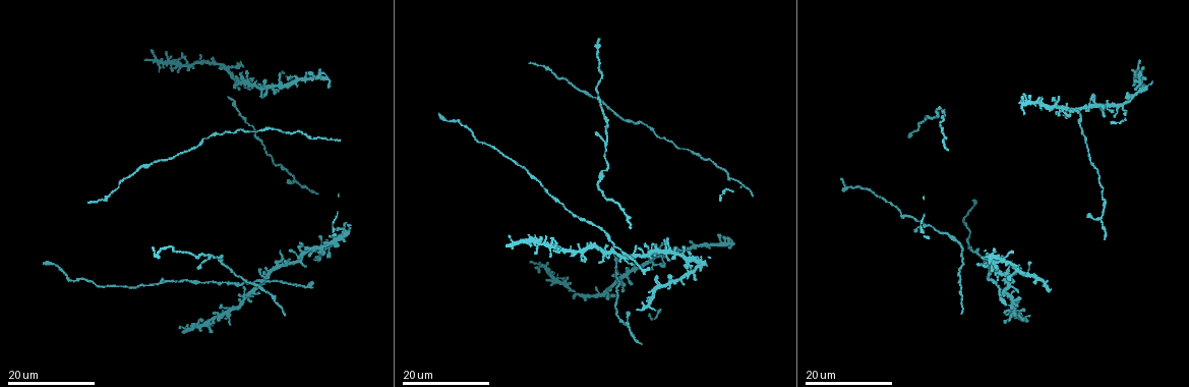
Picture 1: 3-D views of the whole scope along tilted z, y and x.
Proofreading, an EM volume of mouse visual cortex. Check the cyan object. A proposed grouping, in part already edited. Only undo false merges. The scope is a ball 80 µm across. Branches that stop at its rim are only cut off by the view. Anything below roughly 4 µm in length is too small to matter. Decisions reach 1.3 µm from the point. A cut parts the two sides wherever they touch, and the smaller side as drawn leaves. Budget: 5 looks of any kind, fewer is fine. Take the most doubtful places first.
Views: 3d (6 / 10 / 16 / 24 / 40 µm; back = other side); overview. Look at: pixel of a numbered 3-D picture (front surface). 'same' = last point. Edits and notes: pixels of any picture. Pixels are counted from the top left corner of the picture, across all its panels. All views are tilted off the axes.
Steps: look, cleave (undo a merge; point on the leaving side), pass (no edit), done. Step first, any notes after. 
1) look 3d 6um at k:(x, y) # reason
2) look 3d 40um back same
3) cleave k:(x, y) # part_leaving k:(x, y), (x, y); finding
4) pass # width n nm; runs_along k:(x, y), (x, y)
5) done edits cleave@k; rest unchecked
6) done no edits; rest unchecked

look 3d 24um at 1:(731, 177) # two arms at a narrow angle

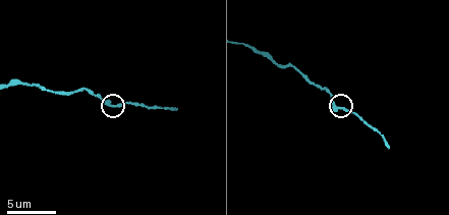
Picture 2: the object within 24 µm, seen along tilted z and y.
look 3d 6um at 2:(342, 110) # zoom in

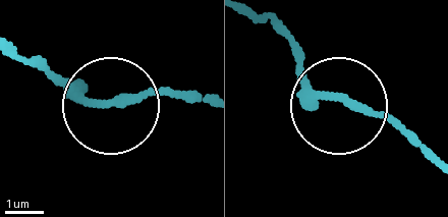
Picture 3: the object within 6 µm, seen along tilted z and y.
pass # width 190 nm; runs_along 3:(23, 59), (102, 103), (206, 93); all the same neuron

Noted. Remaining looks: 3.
look 3d 16um at 1:(1081, 117) # sudden change in width

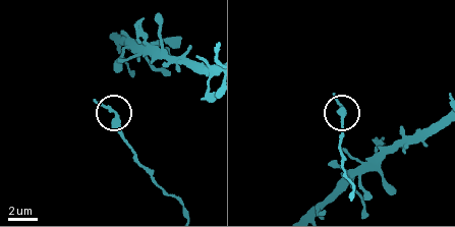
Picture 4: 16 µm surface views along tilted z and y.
look 3d 6um at 4:(113, 112)

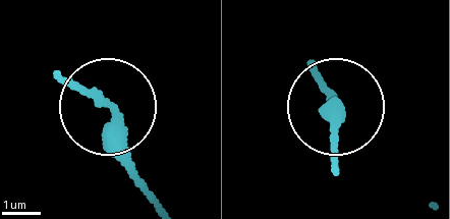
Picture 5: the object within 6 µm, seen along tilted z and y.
pass # runs_along 5:(156, 202), (130, 169), (107, 106); all the same neuron

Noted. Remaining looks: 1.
done no edits; rest unchecked

